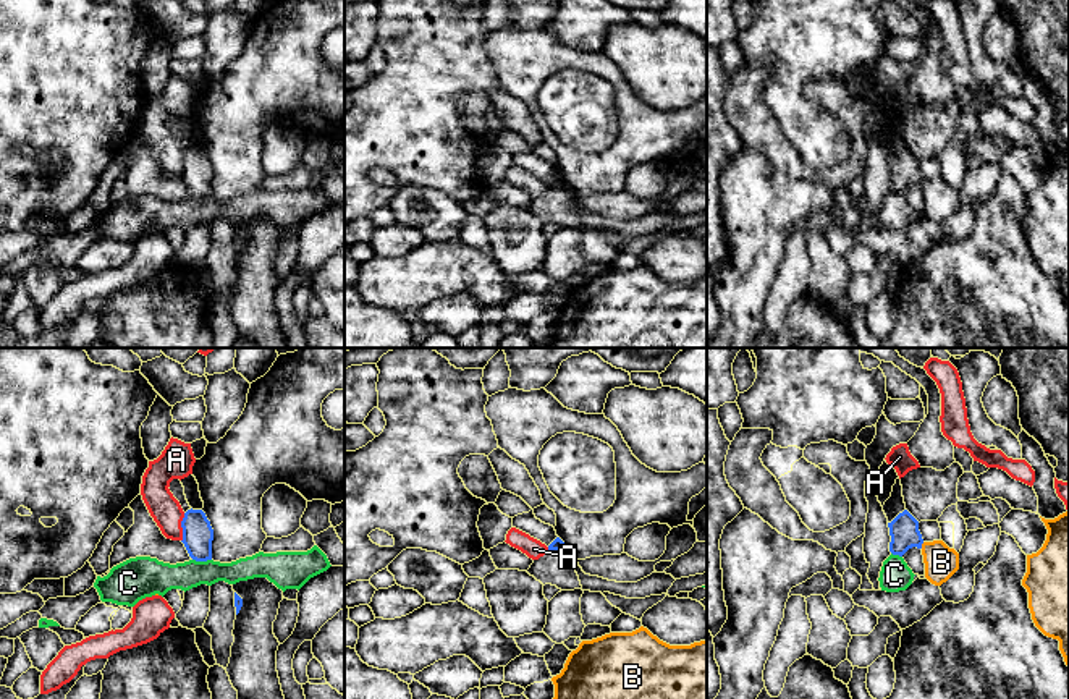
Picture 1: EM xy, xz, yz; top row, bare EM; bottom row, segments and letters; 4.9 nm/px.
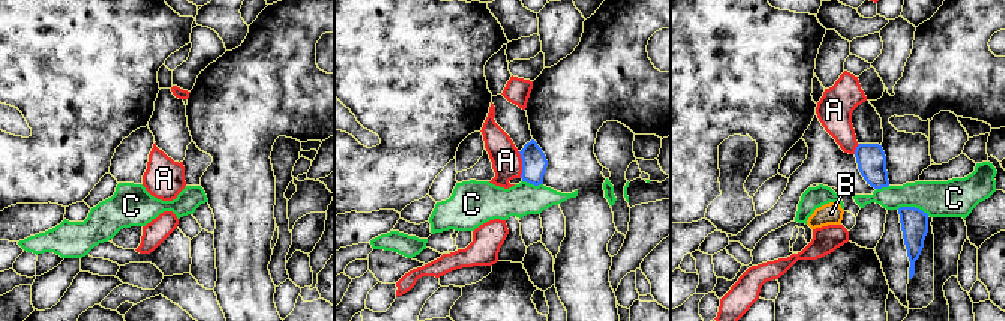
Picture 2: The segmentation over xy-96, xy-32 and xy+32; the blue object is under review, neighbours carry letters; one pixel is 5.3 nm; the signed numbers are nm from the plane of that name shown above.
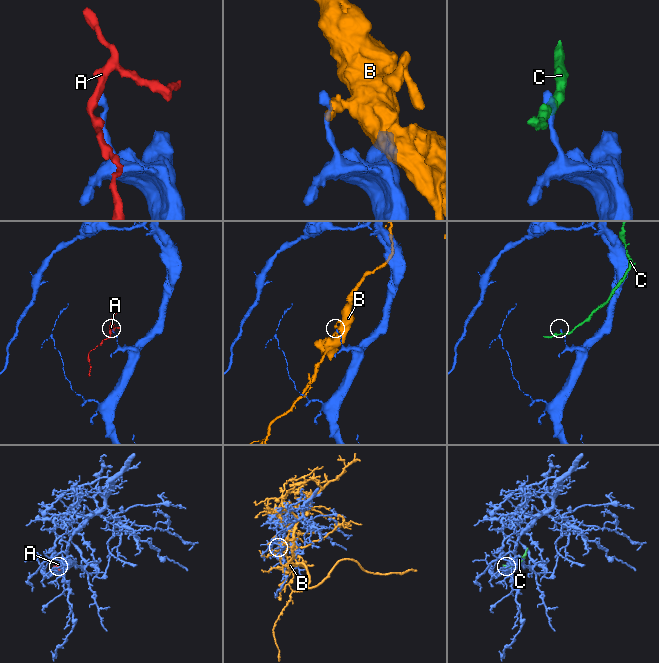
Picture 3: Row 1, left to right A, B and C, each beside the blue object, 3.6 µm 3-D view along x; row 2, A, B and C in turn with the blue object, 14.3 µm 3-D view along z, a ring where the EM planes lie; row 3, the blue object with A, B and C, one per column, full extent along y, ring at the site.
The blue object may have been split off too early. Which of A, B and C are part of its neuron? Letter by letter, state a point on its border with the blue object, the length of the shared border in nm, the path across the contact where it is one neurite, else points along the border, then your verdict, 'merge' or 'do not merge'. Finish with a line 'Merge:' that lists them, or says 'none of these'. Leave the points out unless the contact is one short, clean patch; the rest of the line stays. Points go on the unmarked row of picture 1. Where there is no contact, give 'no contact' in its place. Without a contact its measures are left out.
A: contact xy (181, 164); length 140 nm; border xy (185, 151), (181, 178); do not merge
B: contact yz (921, 183); length 40 nm; do not merge
C: contact xy (202, 198); length 100 nm; do not merge
Merge: none of these

